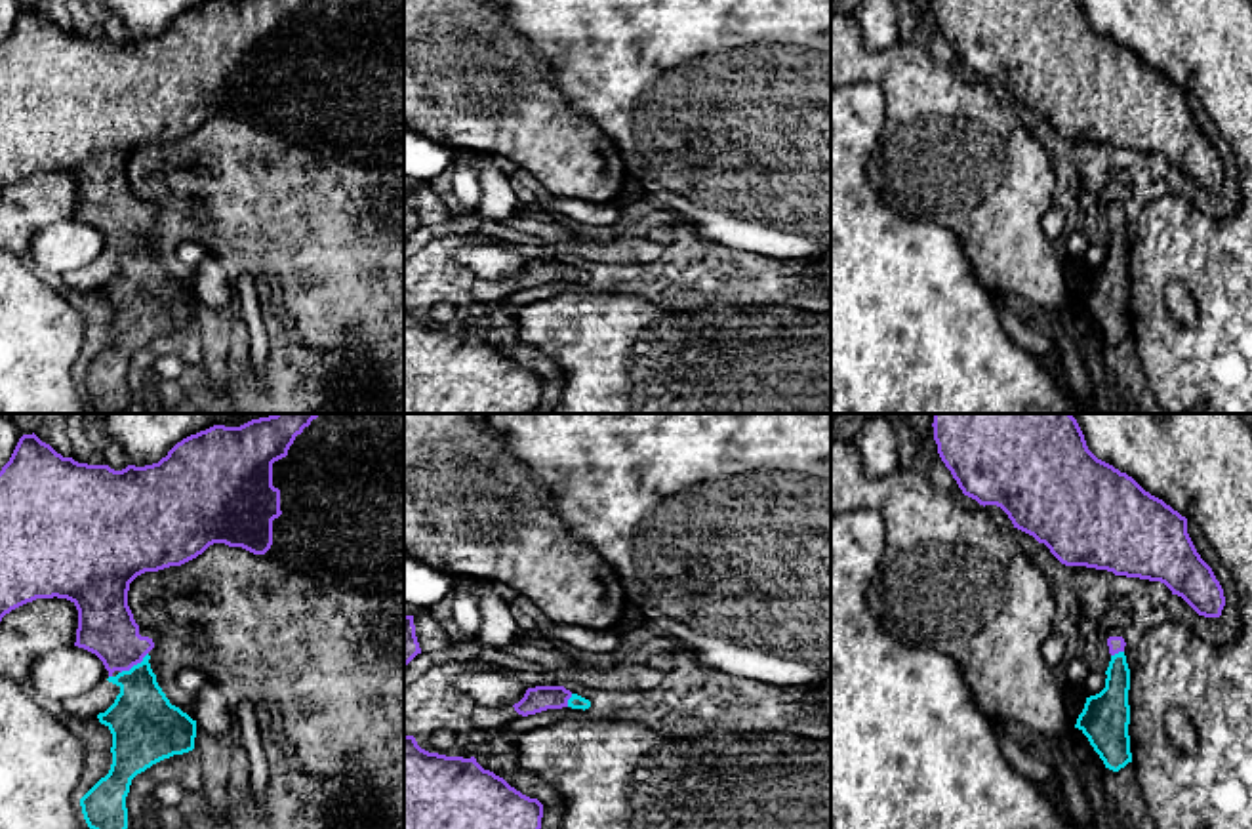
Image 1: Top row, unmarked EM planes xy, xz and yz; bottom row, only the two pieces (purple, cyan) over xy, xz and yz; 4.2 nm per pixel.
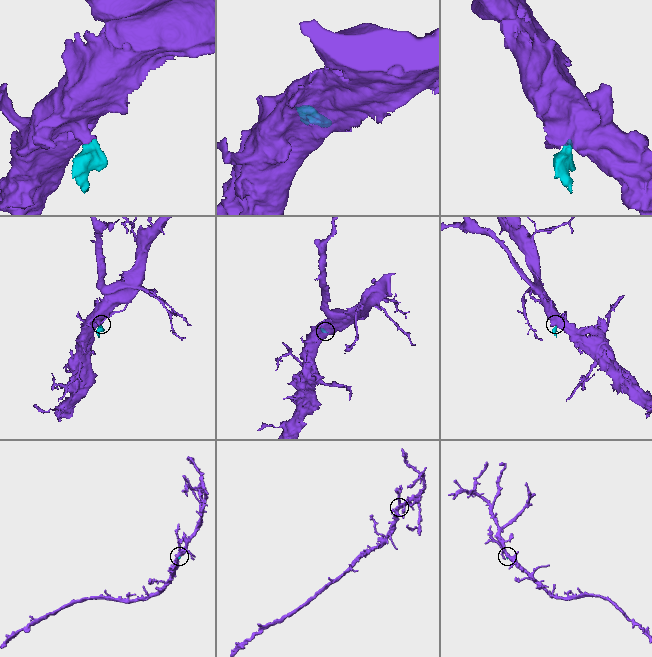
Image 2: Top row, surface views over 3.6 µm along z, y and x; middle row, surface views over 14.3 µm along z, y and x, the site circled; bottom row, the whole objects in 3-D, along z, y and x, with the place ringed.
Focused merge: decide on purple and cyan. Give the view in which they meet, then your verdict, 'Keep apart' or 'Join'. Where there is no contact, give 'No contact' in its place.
Touches purple in xy. Join

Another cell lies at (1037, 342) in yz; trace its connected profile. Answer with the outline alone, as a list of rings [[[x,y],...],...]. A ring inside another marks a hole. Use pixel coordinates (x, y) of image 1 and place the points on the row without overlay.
[[[1004,295],[993,297],[995,309],[999,313],[1000,324],[1010,335],[1010,339],[1035,356],[1060,354],[1056,337],[1046,330],[1027,328],[1025,322],[1014,313],[1012,299]]]

